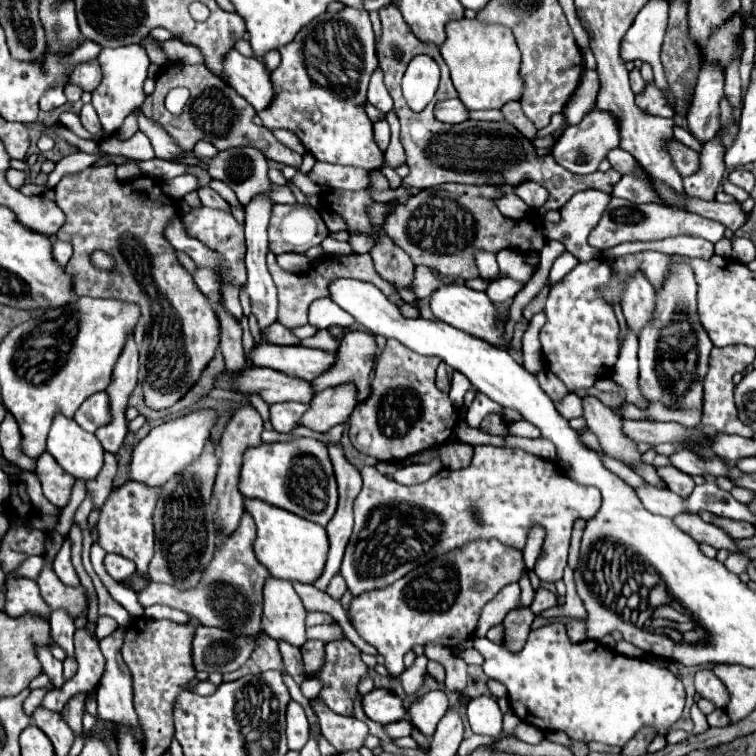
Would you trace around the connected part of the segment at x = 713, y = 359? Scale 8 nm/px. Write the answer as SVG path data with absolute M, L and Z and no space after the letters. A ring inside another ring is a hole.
M734 344L734 346L728 346L728 348L712 348L712 354L710 354L710 370L704 378L704 410L702 410L702 424L704 426L710 426L712 430L716 432L724 432L724 434L738 434L738 436L746 436L746 438L752 438L752 430L742 424L738 420L738 412L736 412L736 406L734 406L734 382L732 382L732 376L736 372L742 372L746 366L750 366L754 360L754 352L752 348L744 346L744 344Z

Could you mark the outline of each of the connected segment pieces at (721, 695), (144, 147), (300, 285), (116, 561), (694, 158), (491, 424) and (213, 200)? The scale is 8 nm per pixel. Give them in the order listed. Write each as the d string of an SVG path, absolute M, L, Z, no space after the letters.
M708 668L698 670L694 684L696 684L696 692L698 692L702 698L712 700L718 708L724 708L724 706L728 704L728 698L730 698L730 696L728 696L728 690L724 688L722 680L720 680L712 670L708 670Z
M140 130L128 140L120 140L114 136L110 138L103 140L101 144L102 151L107 154L136 158L136 160L152 160L154 158L152 144L150 144L148 136L144 136L144 132L140 132Z
M268 252L268 272L272 274L272 280L278 288L278 322L284 324L286 328L298 328L308 322L308 306L312 304L312 300L328 296L328 282L334 278L358 278L358 280L372 282L386 296L392 296L398 292L398 288L394 284L388 284L388 280L384 280L376 272L370 254L352 254L352 256L328 256L326 254L312 264L312 270L308 270L304 276L298 276L298 274L282 270L276 264L276 256L272 252Z
M106 554L104 566L106 566L108 574L110 574L116 582L122 582L122 580L126 580L128 576L132 576L132 574L136 572L136 566L134 566L128 558L122 558L122 556L118 556L118 554Z
M676 138L666 140L666 150L672 156L672 164L680 172L680 176L690 176L692 172L698 170L698 152L690 150Z
M486 416L482 420L482 424L480 424L480 430L488 432L488 434L500 434L500 436L506 436L508 434L504 422L498 416Z
M202 186L202 188L198 188L198 196L200 196L202 204L208 206L208 208L216 208L216 210L232 212L230 204L228 204L228 202L226 202L218 192L214 192L210 186Z

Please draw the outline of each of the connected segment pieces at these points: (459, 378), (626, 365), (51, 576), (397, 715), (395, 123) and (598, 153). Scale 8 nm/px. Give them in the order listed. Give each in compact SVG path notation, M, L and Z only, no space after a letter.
M454 370L452 386L450 386L450 400L452 400L452 404L462 406L462 398L464 398L464 394L466 394L468 390L474 390L474 392L476 392L476 388L470 384L470 380L468 380L462 372Z
M626 332L626 342L620 350L620 356L618 356L618 362L614 366L614 372L612 372L612 378L624 386L626 390L626 400L644 408L648 406L648 400L638 392L638 360L636 360L636 352L638 352L638 338L634 332Z
M48 564L42 574L38 576L38 586L40 586L40 592L42 592L42 598L48 602L48 606L52 610L56 608L64 608L68 610L74 618L78 618L84 608L86 608L86 594L84 594L84 588L78 586L78 588L70 588L66 584L60 582L60 578L54 574L54 570Z
M374 688L370 694L364 696L362 704L364 704L366 716L380 724L398 722L406 716L406 708L402 700L394 692L384 690L384 688Z
M393 109L386 114L385 119L390 126L391 132L390 143L388 150L386 150L386 162L392 168L396 168L398 164L404 162L404 150L402 150L400 141L400 123Z
M592 108L580 124L568 126L564 130L556 146L552 148L552 156L560 166L574 174L592 174L598 170L600 162L608 156L608 152L618 146L620 146L620 122L616 120L616 116L612 116L612 112Z

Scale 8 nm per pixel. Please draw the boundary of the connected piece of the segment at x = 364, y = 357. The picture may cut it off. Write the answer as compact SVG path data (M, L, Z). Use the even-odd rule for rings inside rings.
M346 330L340 348L336 352L336 364L322 372L312 384L316 384L316 394L324 388L338 386L344 382L354 382L358 388L358 400L366 400L370 394L370 372L376 358L376 336L360 330Z

